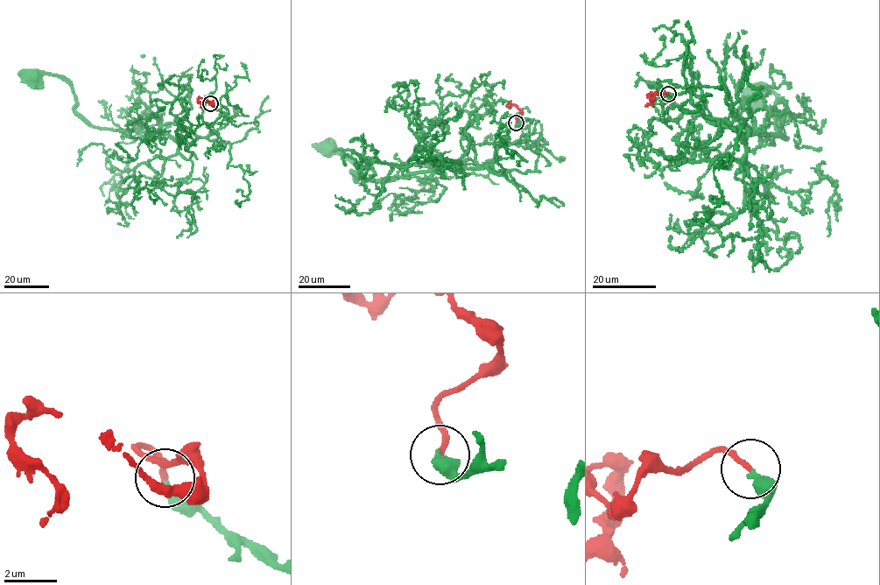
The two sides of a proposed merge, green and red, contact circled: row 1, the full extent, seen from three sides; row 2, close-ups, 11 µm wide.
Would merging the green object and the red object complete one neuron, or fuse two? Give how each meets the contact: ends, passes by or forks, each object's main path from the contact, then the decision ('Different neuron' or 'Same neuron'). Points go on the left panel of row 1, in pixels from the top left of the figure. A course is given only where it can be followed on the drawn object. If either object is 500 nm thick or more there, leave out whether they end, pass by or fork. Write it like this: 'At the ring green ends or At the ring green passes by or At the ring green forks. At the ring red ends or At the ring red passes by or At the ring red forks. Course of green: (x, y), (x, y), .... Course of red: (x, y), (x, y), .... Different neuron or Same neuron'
At the ring green ends. At the ring red ends. Course of green: (210, 103), (228, 112), (207, 136), (177, 142), (93, 127), (66, 81), (35, 81). Course of red: (210, 103), (208, 101), (213, 103), (199, 98), (202, 106). Same neuron

